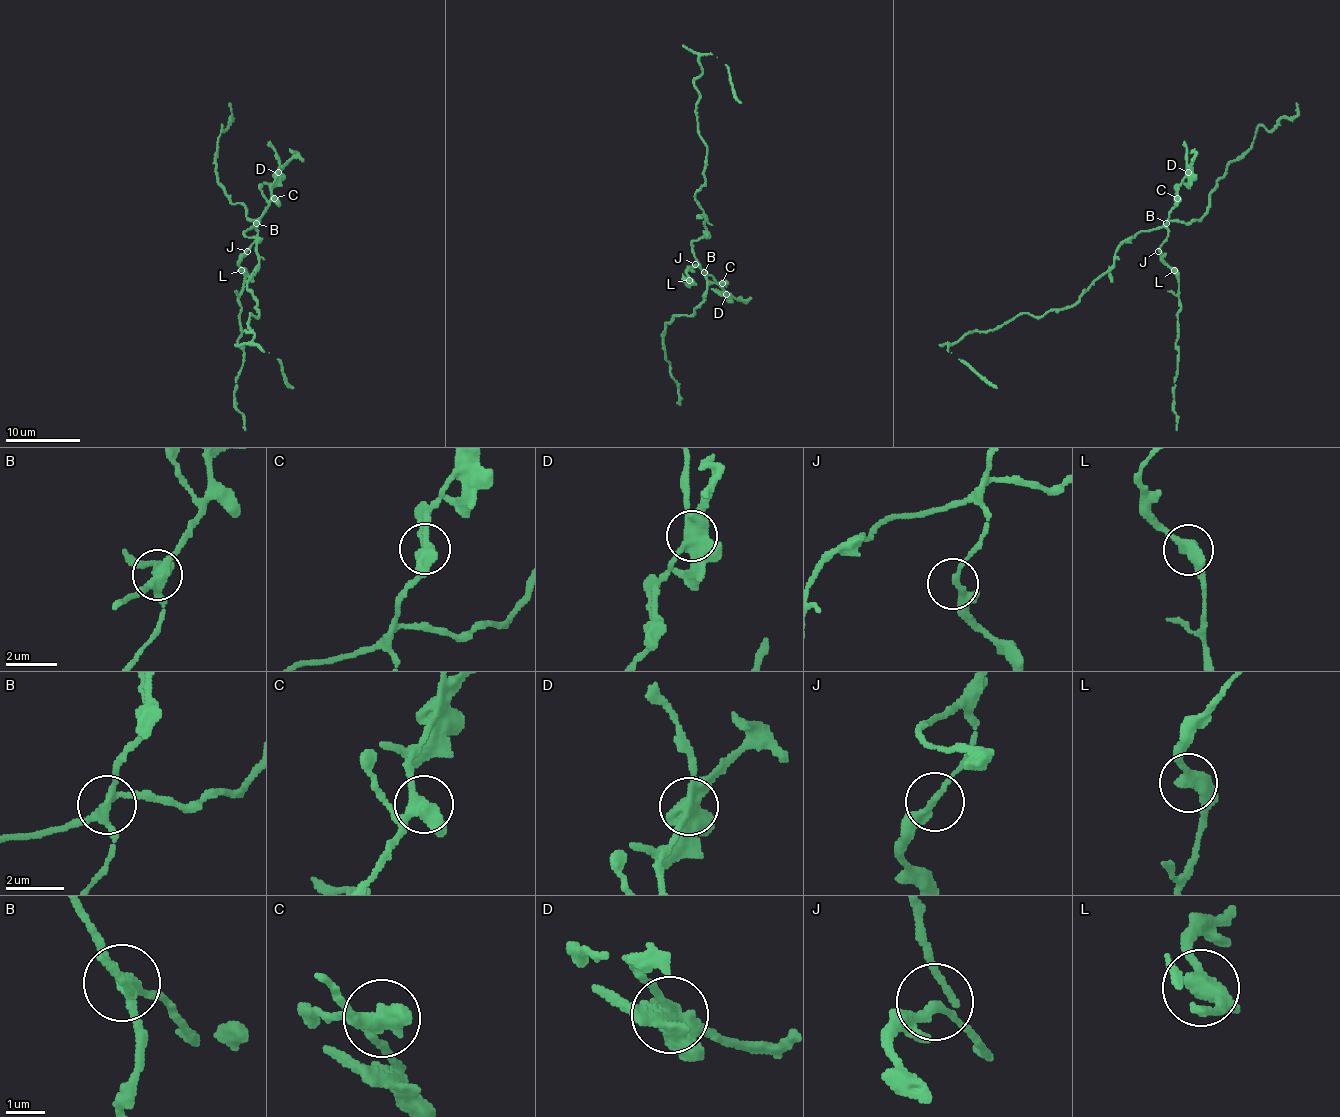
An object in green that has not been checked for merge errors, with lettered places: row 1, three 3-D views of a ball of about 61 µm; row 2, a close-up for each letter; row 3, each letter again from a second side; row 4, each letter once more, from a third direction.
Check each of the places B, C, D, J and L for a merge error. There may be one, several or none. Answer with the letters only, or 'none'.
B, D

